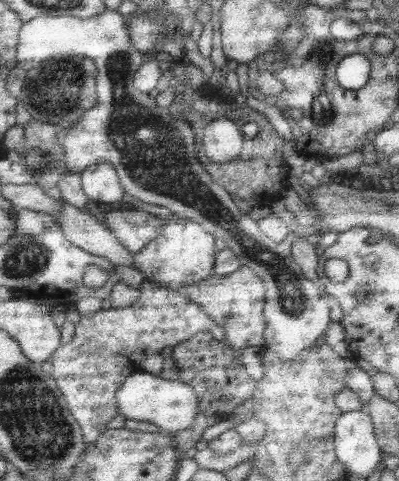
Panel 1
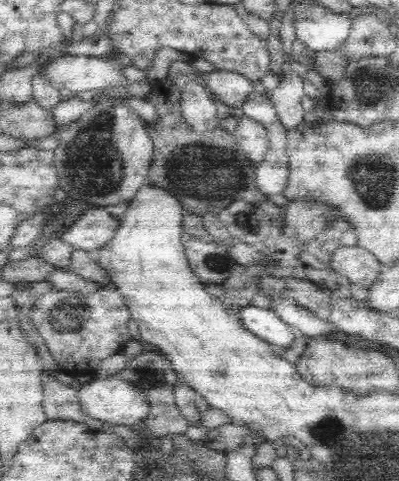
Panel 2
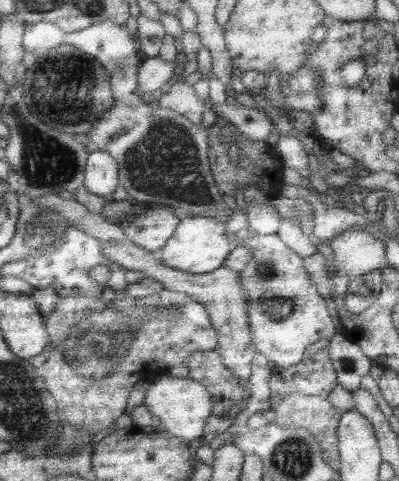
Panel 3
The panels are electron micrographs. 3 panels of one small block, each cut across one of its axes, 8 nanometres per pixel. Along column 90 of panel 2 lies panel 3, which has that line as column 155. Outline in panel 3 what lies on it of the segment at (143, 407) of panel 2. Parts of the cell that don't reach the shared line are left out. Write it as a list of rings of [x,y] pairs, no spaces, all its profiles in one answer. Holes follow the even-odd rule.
[[[167,374],[149,378],[149,386],[143,392],[143,404],[149,410],[149,414],[159,420],[159,426],[157,426],[159,430],[187,444],[193,438],[203,436],[205,420],[211,414],[211,396],[199,382],[191,378],[169,378]]]

